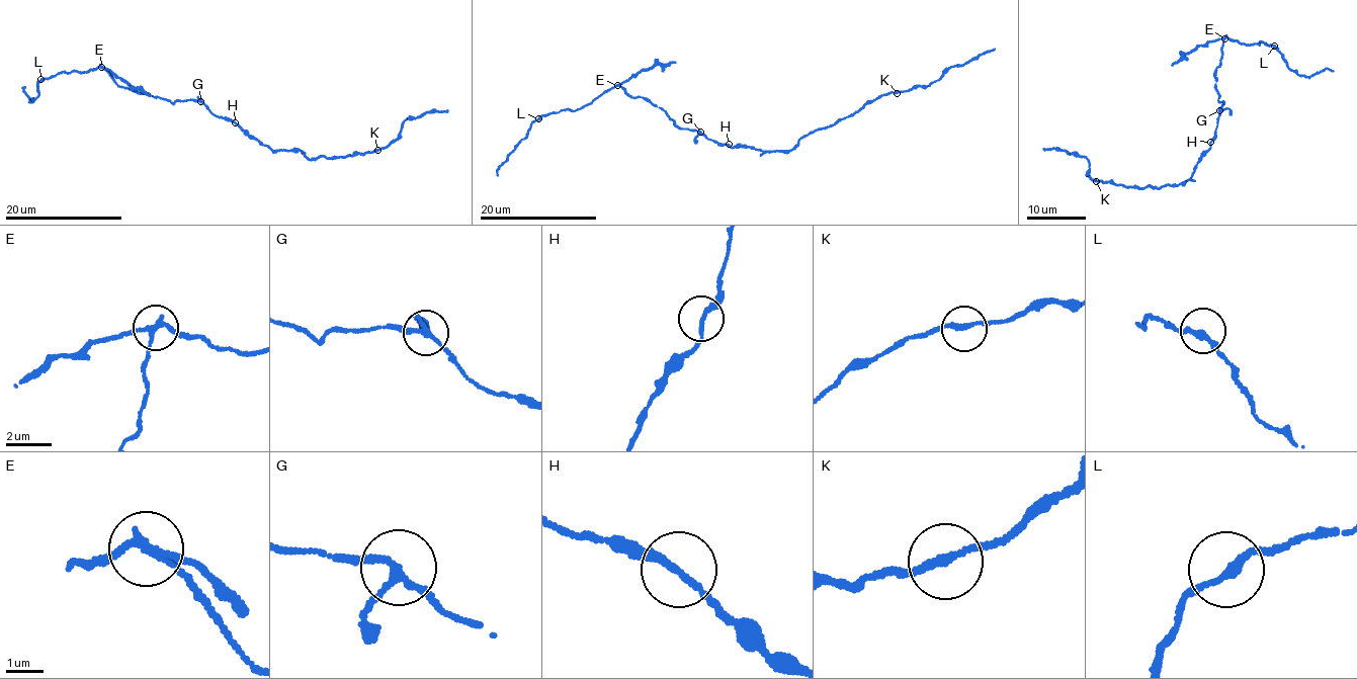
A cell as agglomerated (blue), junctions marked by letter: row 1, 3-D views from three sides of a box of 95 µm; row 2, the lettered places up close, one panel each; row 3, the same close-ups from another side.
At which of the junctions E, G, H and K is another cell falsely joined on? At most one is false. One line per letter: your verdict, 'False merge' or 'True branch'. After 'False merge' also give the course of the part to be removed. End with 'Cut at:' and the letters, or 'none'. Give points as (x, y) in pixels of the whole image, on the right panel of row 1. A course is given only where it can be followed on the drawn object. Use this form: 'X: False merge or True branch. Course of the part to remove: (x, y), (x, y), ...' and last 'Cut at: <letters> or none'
E: False merge. Course of the part to remove: (1224, 37), (1247, 45), (1261, 40), (1277, 50), (1287, 67), (1300, 75), (1309, 77), (1324, 69), (1333, 71)
G: True branch
H: True branch
K: True branch
Cut at: E

